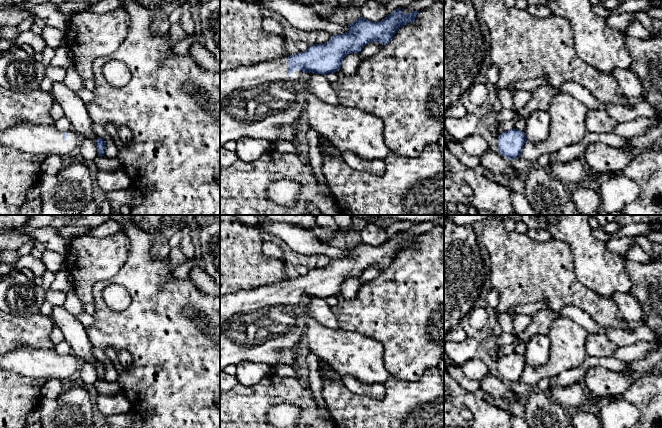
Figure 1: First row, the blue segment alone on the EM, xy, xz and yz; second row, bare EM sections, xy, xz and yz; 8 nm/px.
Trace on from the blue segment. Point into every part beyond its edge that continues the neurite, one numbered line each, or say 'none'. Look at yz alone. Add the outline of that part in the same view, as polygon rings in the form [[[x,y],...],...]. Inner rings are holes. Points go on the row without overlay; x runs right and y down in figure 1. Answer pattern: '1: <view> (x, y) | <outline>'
none

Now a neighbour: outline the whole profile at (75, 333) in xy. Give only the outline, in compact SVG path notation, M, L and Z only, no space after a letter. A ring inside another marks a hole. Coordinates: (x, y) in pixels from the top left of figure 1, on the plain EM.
M55 306L50 318L54 326L62 331L64 340L70 344L72 353L81 363L85 362L93 366L98 363L86 328L77 317L68 313L62 306Z

